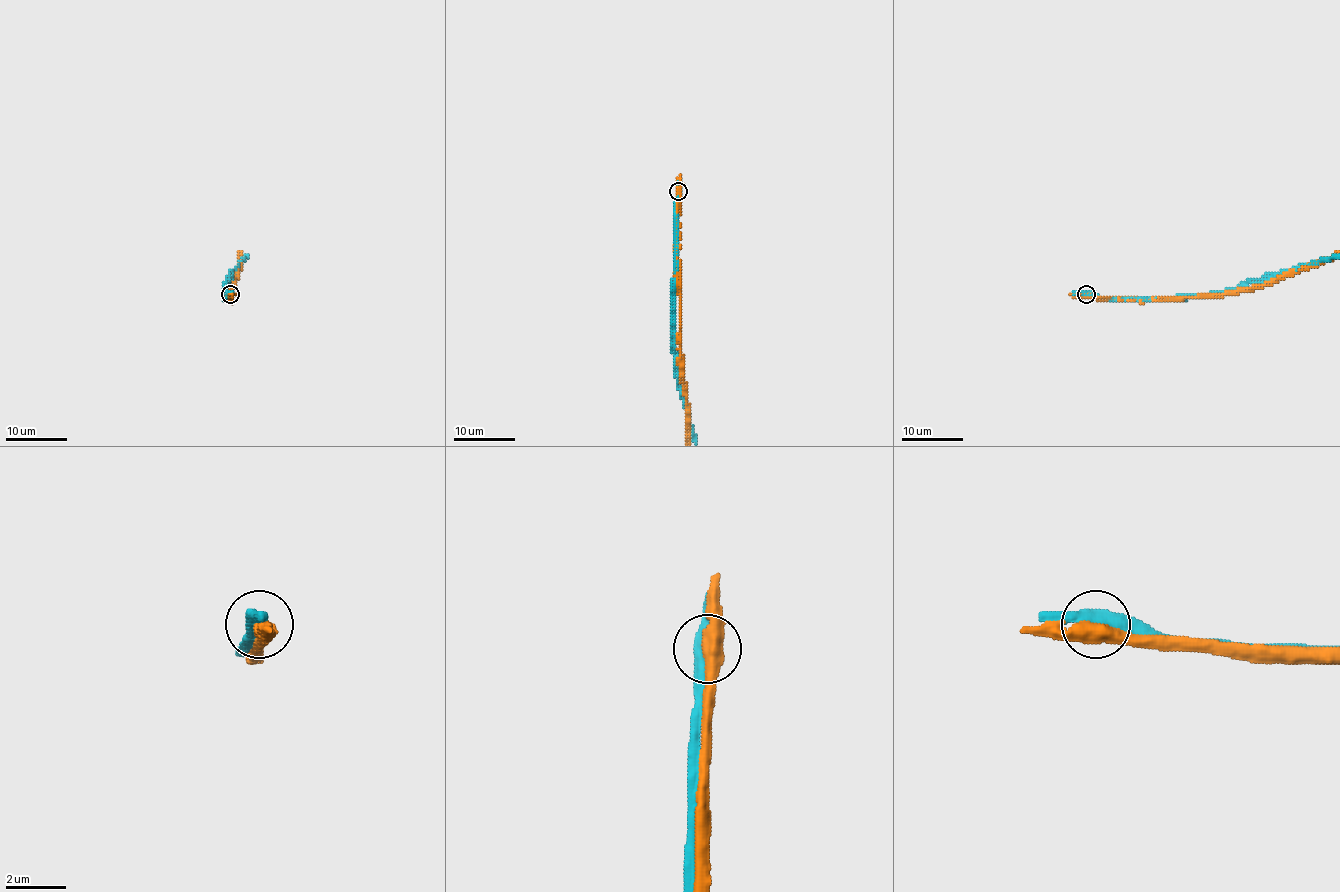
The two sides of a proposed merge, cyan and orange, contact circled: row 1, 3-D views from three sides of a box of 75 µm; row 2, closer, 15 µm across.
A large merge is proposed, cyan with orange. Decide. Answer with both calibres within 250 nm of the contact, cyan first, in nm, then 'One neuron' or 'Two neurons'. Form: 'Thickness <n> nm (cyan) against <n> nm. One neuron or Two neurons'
Thickness 440 nm (cyan) against 500 nm. Two neurons

